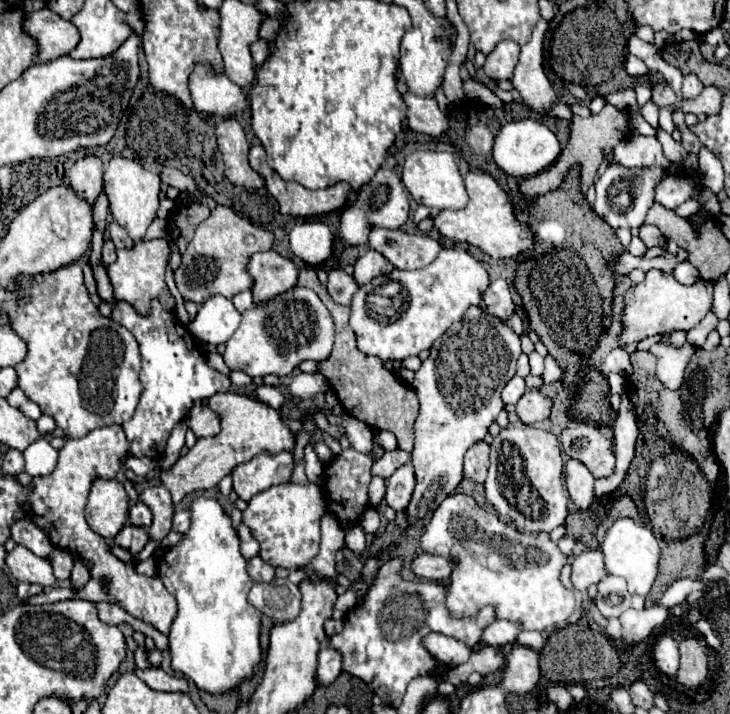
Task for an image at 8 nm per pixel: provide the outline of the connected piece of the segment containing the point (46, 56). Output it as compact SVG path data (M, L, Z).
M48 8L24 14L22 28L38 44L38 52L36 52L38 62L52 62L68 54L70 50L76 48L80 40L76 26Z

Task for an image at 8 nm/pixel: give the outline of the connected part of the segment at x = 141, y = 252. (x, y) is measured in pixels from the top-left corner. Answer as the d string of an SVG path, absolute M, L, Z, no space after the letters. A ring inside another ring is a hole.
M142 240L142 242L136 242L132 248L116 250L116 254L118 254L116 262L106 266L116 300L124 300L132 304L140 314L146 314L150 310L150 300L158 298L164 308L174 312L176 302L164 282L164 270L170 256L170 244L166 240Z

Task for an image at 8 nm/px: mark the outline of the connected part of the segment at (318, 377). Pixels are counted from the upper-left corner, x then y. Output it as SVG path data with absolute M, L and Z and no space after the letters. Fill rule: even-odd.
M301 372L288 386L289 393L302 399L311 398L318 393L326 393L328 389L330 389L329 382L320 373Z

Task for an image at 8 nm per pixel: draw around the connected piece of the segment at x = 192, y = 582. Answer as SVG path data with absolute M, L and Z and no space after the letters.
M204 496L196 498L190 510L192 510L190 530L184 534L182 542L178 542L174 548L164 552L164 556L158 562L158 576L178 602L178 614L168 634L172 668L192 678L200 690L206 690L210 694L224 694L236 688L238 682L252 678L256 668L260 666L262 650L258 638L260 638L262 614L246 600L254 582L246 572L246 560L240 554L238 532L234 530L230 516L216 500Z

